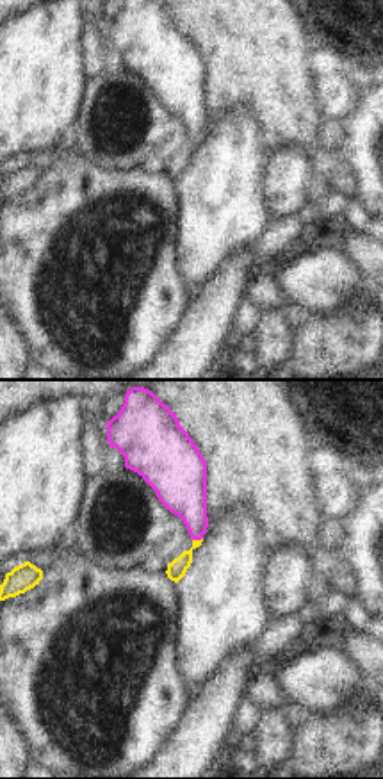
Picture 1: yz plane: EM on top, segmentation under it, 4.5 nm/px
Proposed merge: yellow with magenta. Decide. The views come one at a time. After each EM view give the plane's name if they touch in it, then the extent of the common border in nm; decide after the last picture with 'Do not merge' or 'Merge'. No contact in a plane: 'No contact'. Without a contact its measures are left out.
Touches yellow in yz. Shared border 50 nm.

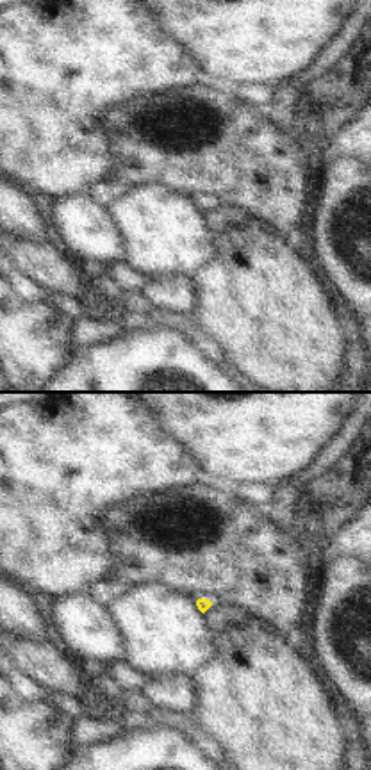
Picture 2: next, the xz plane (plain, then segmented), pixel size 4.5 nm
No contact.

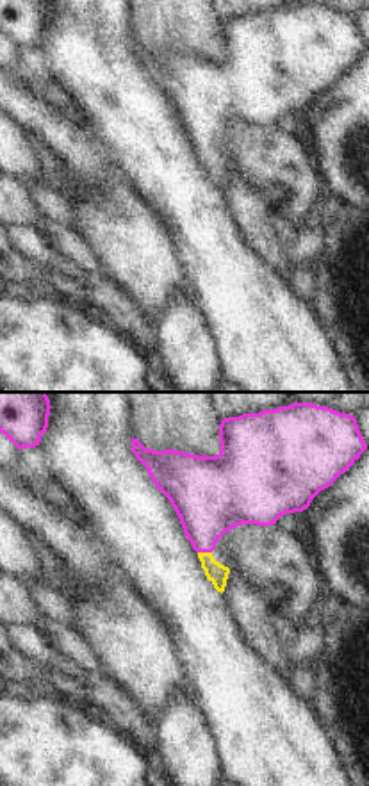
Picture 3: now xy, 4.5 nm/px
Touches yellow in xy. Shared border 60 nm.

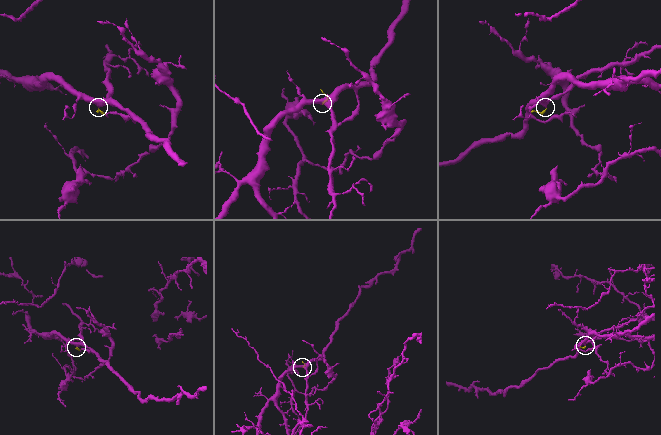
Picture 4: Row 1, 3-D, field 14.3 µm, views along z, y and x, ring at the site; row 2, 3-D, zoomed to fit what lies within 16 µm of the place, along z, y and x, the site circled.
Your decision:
Merge.

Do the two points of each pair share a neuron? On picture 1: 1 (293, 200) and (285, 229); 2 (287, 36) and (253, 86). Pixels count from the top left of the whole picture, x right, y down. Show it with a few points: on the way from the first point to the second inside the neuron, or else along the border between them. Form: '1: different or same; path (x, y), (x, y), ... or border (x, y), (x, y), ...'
1: different; border (296, 216), (271, 220)
2: same; path (275, 49), (253, 73)

